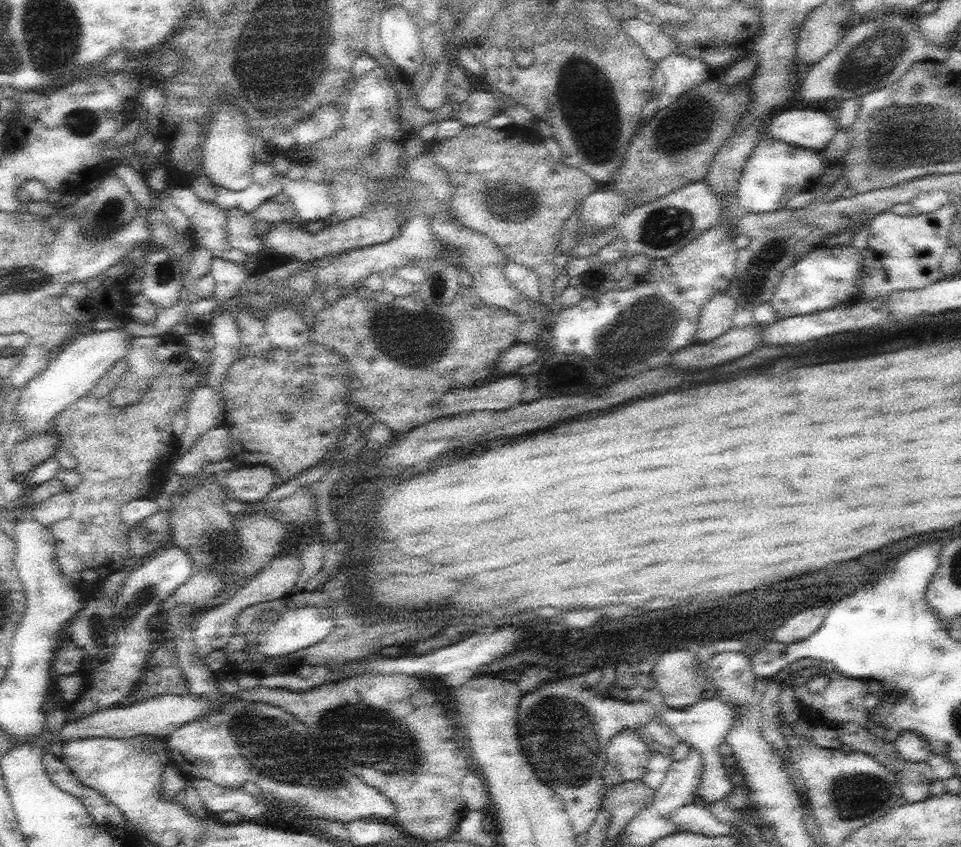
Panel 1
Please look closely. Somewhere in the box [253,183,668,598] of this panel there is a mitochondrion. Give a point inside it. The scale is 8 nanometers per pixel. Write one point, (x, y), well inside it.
(567, 374)

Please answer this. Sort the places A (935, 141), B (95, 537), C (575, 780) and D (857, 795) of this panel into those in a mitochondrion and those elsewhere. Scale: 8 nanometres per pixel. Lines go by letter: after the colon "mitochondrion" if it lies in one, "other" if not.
A: mitochondrion
B: mitochondrion
C: mitochondrion
D: mitochondrion

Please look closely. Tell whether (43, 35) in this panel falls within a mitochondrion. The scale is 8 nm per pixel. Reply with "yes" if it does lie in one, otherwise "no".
yes

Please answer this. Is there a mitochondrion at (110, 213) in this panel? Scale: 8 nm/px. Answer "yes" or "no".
yes

